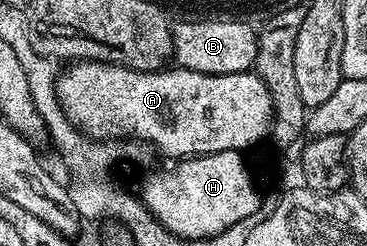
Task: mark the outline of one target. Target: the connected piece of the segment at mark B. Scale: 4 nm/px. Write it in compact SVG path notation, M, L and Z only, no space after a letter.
M177 21L172 25L172 52L174 61L181 69L198 71L199 73L247 73L256 64L256 38L255 28L251 29L244 21L217 21L184 22Z

